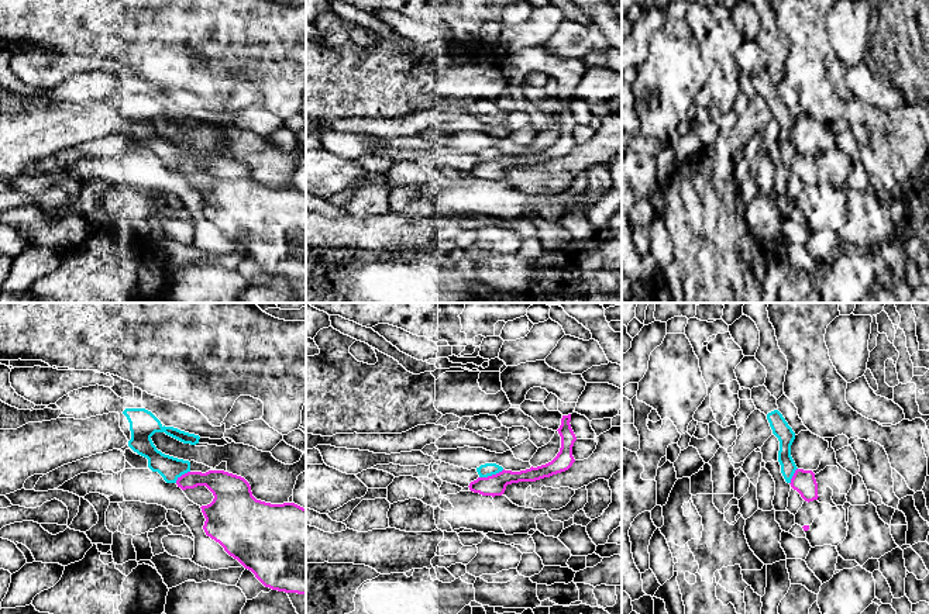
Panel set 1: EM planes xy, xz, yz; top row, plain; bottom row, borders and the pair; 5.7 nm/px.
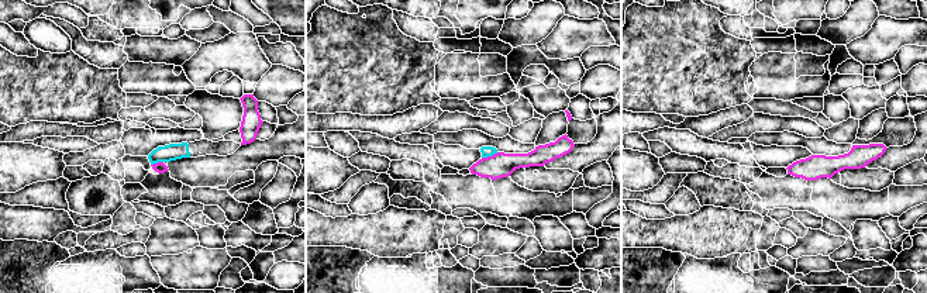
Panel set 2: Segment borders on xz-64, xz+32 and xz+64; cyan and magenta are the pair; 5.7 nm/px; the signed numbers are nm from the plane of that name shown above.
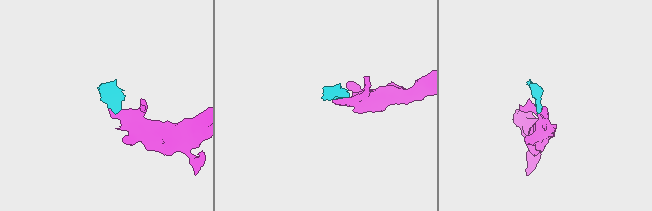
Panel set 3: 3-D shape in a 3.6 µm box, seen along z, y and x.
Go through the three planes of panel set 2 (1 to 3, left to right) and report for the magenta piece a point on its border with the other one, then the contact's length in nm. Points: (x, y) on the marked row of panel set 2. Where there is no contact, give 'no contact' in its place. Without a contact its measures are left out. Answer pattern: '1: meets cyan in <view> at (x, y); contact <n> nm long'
1: meets cyan in xz-64 at (157, 162); contact 80 nm long
2: meets cyan in xz+32 at (489, 155); contact 100 nm long
3: no contact

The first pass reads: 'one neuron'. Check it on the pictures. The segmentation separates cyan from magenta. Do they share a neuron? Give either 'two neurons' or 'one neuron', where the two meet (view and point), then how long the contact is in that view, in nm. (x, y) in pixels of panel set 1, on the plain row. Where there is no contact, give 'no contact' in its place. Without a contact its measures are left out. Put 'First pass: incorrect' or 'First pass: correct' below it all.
two neurons | xz (491, 159) | 150 nm
First pass: incorrect

